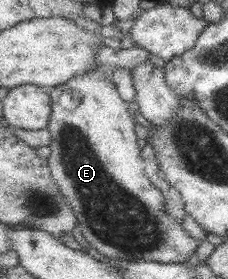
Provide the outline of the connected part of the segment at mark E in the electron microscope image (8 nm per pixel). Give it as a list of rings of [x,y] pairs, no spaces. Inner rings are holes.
[[[96,68],[81,73],[51,93],[53,111],[49,123],[51,132],[50,170],[59,190],[65,194],[69,204],[77,214],[77,225],[83,238],[93,252],[101,258],[123,259],[124,261],[158,261],[159,263],[179,263],[194,261],[199,247],[195,238],[184,229],[175,216],[165,212],[165,196],[145,174],[145,158],[141,157],[141,147],[135,119],[129,113],[128,102],[116,89],[112,79]]]

